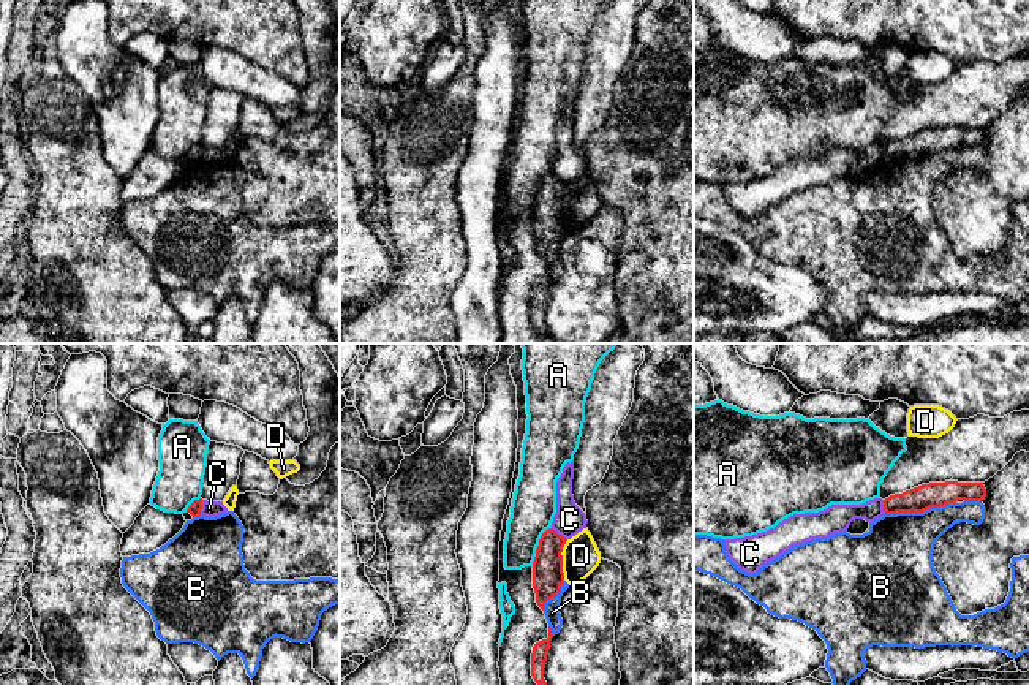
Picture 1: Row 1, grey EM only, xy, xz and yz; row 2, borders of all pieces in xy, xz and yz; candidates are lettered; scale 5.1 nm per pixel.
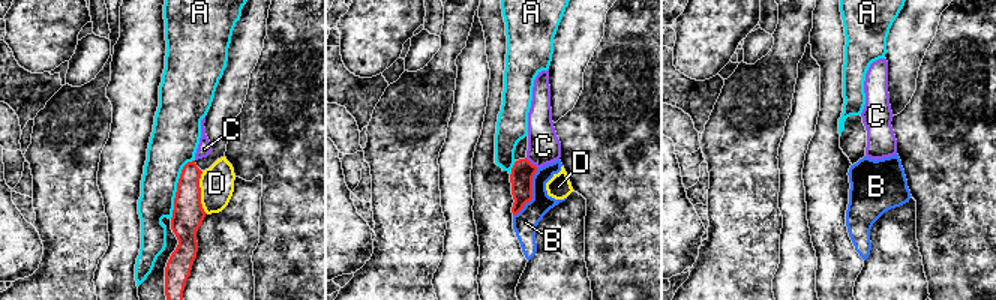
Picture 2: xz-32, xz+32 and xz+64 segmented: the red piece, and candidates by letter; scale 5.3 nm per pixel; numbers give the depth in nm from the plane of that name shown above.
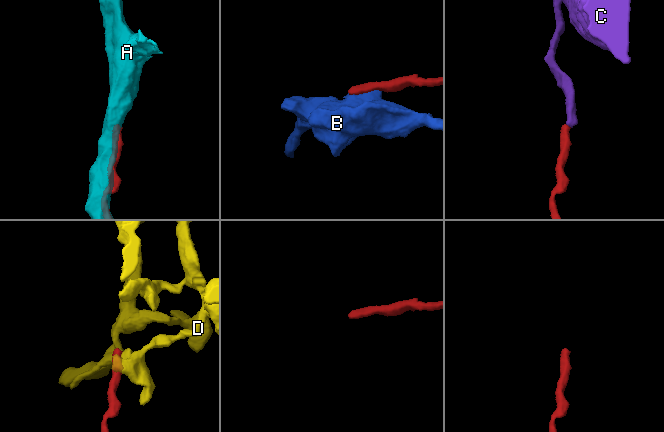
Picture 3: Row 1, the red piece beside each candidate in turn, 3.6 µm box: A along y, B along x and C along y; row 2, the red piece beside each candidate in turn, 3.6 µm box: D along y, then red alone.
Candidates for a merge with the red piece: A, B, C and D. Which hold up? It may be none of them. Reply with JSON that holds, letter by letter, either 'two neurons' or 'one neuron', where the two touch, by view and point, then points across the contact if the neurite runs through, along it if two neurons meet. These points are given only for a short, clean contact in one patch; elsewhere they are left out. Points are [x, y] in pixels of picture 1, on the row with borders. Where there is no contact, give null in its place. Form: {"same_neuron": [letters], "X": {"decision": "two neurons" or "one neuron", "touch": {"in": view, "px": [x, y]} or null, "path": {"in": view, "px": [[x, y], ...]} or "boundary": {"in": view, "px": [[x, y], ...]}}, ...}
{"same_neuron": [], "A": {"decision": "two neurons", "touch": {"in": "xz", "px": [538, 546]}}, "B": {"decision": "two neurons", "touch": {"in": "yz", "px": [920, 511]}, "boundary": {"in": "yz", "px": [[955, 502], [930, 507], [922, 511], [885, 514]]}}, "C": {"decision": "two neurons", "touch": {"in": "xz", "px": [557, 533]}, "boundary": {"in": "xz", "px": [[550, 529], [566, 540]]}}, "D": {"decision": "two neurons", "touch": {"in": "xz", "px": [561, 560]}, "boundary": {"in": "xz", "px": [[568, 540], [561, 552], [563, 579]]}}}

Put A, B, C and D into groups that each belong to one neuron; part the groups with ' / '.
A / B / C / D

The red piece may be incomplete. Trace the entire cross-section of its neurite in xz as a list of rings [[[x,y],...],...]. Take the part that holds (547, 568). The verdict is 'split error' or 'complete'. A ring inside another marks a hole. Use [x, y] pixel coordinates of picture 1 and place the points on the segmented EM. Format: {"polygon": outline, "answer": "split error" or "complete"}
{"polygon": [[[548,528],[542,533],[533,562],[533,588],[536,603],[544,611],[545,603],[561,592],[564,582],[563,547],[566,538]]], "answer": "complete"}

